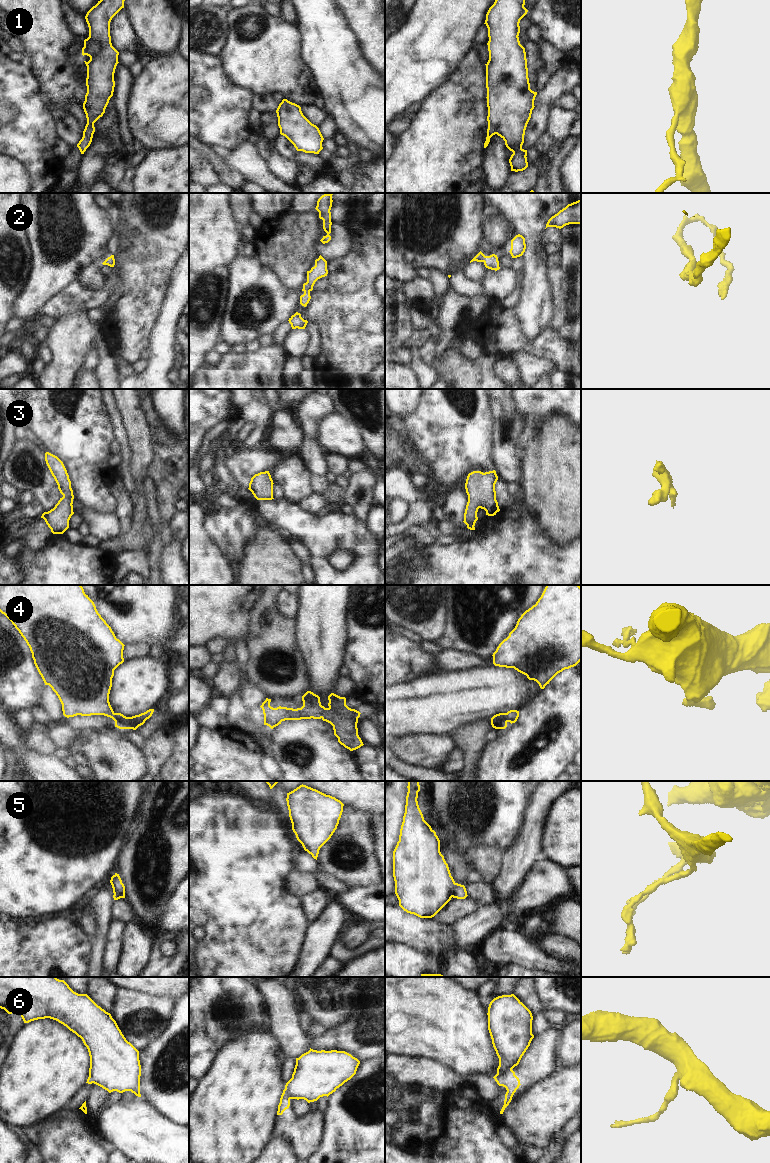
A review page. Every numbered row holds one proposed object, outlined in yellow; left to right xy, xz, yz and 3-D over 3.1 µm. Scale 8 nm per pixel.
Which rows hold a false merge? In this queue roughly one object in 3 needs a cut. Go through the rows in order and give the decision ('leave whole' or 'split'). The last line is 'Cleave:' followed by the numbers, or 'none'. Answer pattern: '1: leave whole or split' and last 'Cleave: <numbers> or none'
1: leave whole
2: leave whole
3: leave whole
4: leave whole
5: leave whole
6: split
Cleave: 6

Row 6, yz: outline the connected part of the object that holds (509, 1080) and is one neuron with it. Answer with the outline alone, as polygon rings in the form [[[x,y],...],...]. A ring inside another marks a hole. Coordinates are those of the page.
[[[512,1069],[508,1070],[506,1073],[504,1073],[501,1076],[498,1076],[495,1079],[495,1081],[499,1086],[503,1086],[507,1090],[505,1094],[504,1105],[500,1111],[500,1114],[503,1114],[505,1108],[511,1102],[514,1093],[516,1092],[516,1090],[519,1088],[521,1084],[519,1078],[515,1075],[515,1072]]]

